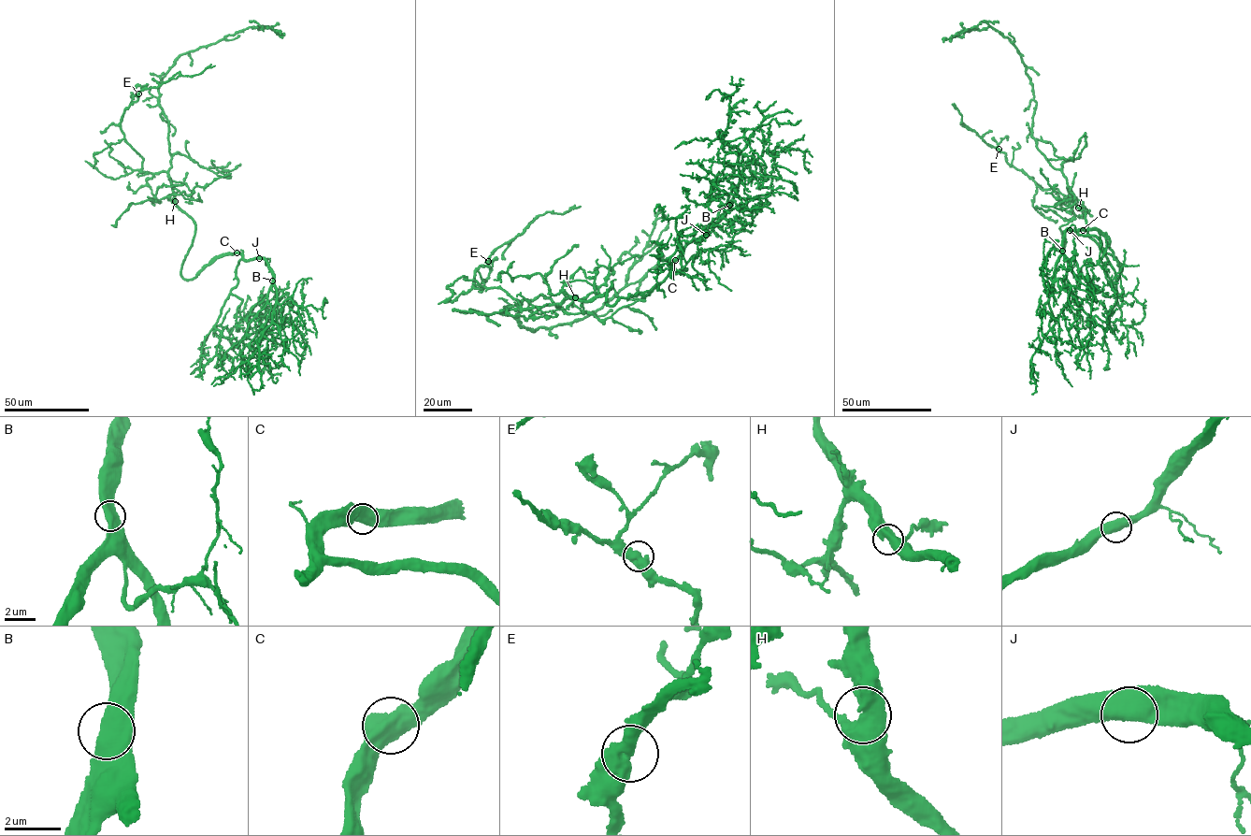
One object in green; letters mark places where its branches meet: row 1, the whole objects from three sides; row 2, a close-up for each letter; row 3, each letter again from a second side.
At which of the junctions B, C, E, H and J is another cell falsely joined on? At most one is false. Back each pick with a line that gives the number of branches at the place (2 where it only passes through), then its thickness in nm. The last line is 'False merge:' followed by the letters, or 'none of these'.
False merge: none of these

